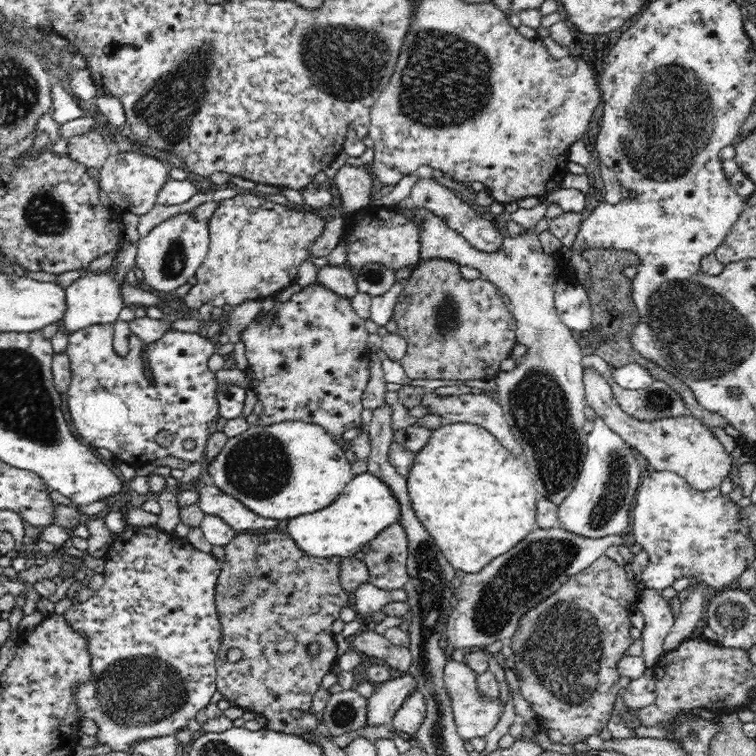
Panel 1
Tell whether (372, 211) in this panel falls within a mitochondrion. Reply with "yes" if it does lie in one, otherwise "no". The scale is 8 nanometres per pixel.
no

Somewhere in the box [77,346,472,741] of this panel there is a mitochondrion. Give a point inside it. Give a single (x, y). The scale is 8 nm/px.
(131, 694)

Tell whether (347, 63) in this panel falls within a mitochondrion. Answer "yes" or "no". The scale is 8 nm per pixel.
yes

